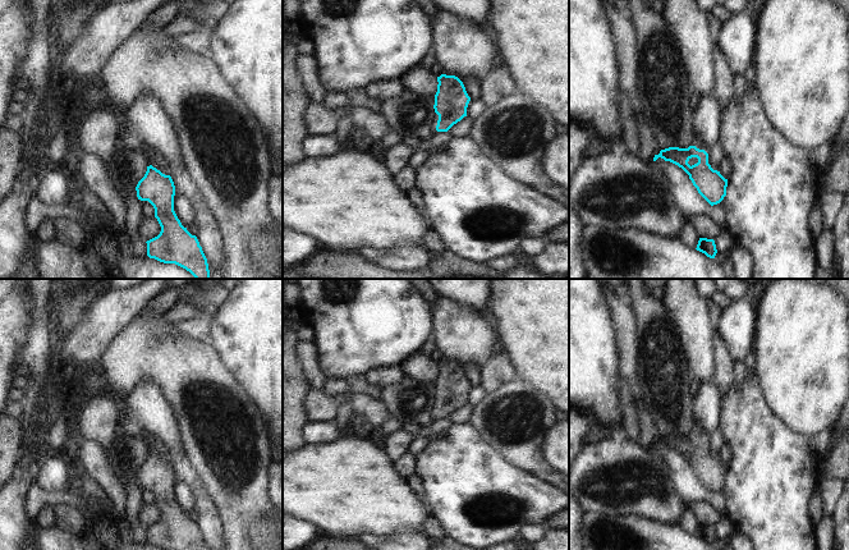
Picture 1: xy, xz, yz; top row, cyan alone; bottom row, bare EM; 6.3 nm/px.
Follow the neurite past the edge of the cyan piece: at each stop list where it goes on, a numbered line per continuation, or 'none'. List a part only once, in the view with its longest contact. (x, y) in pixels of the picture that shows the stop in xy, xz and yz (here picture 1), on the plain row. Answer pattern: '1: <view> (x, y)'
1: yz (696, 429)

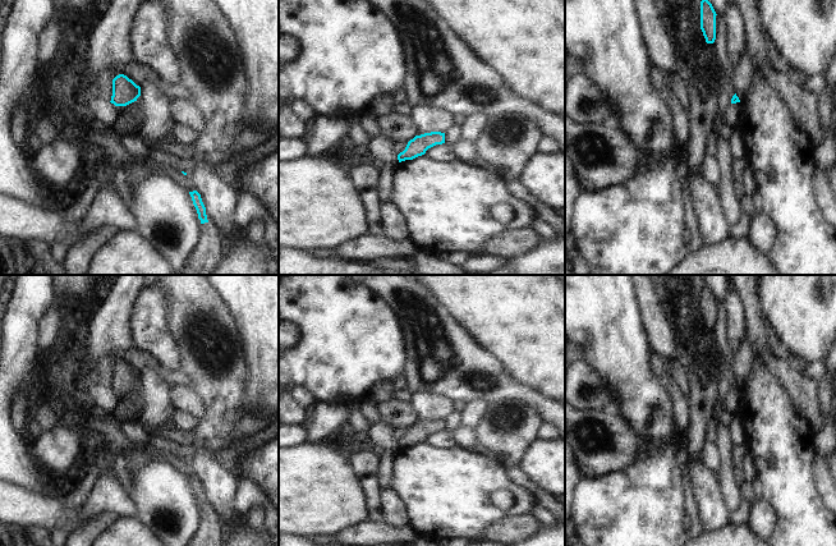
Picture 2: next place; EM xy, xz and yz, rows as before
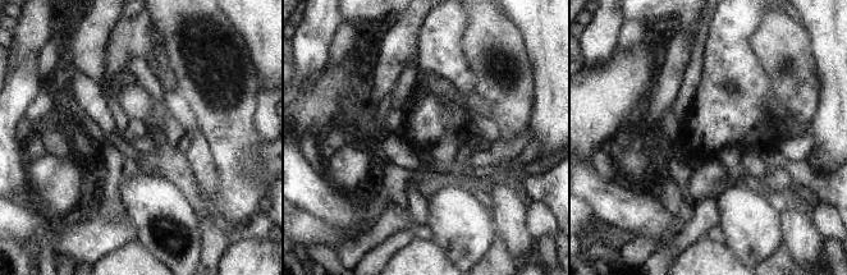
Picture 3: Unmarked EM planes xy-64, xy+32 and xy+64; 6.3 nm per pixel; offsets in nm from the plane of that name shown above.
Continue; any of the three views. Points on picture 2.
none

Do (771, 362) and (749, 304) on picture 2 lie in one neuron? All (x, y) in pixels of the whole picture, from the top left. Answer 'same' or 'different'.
same

